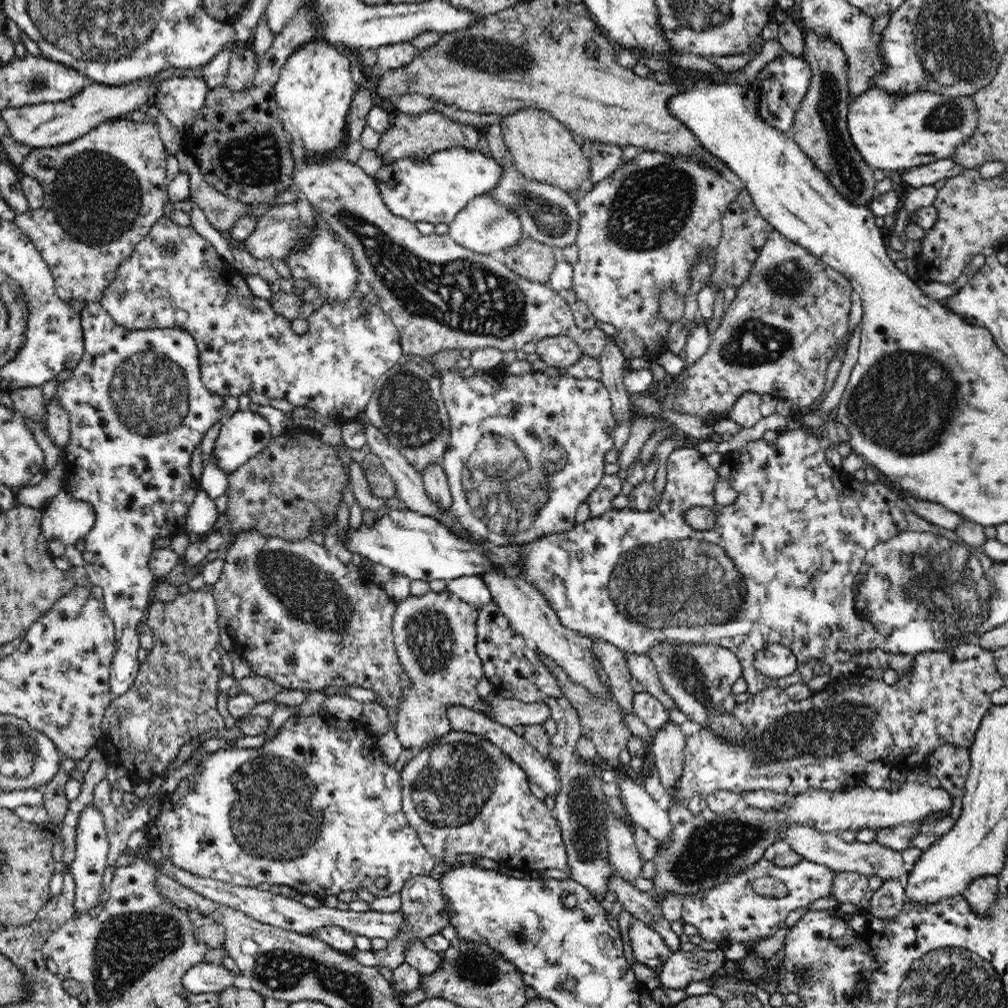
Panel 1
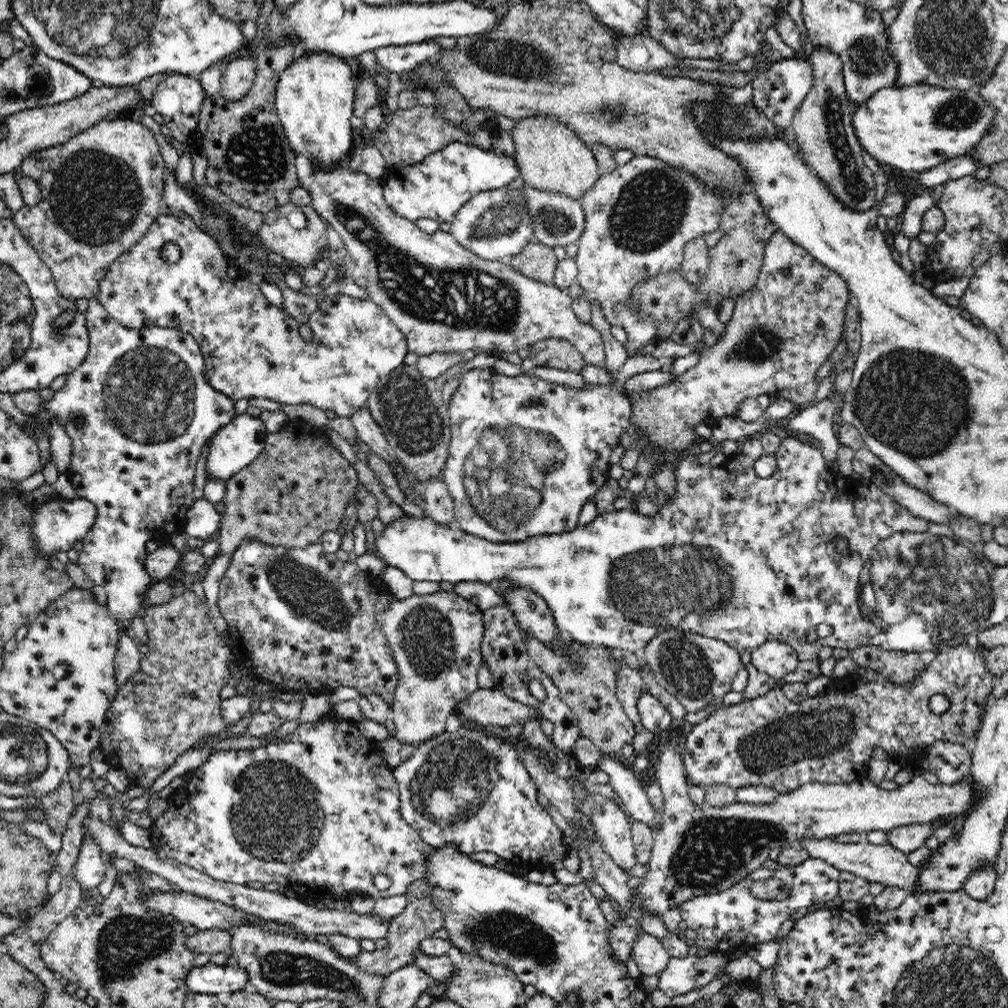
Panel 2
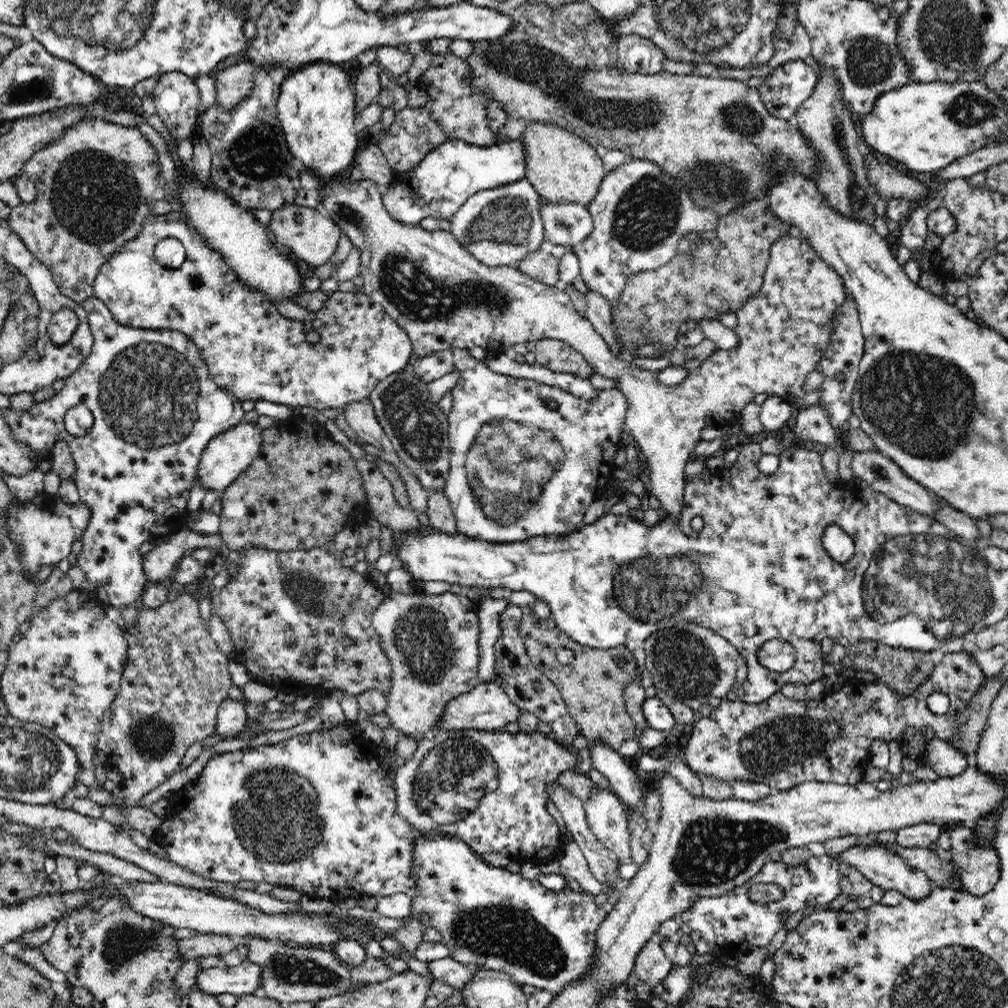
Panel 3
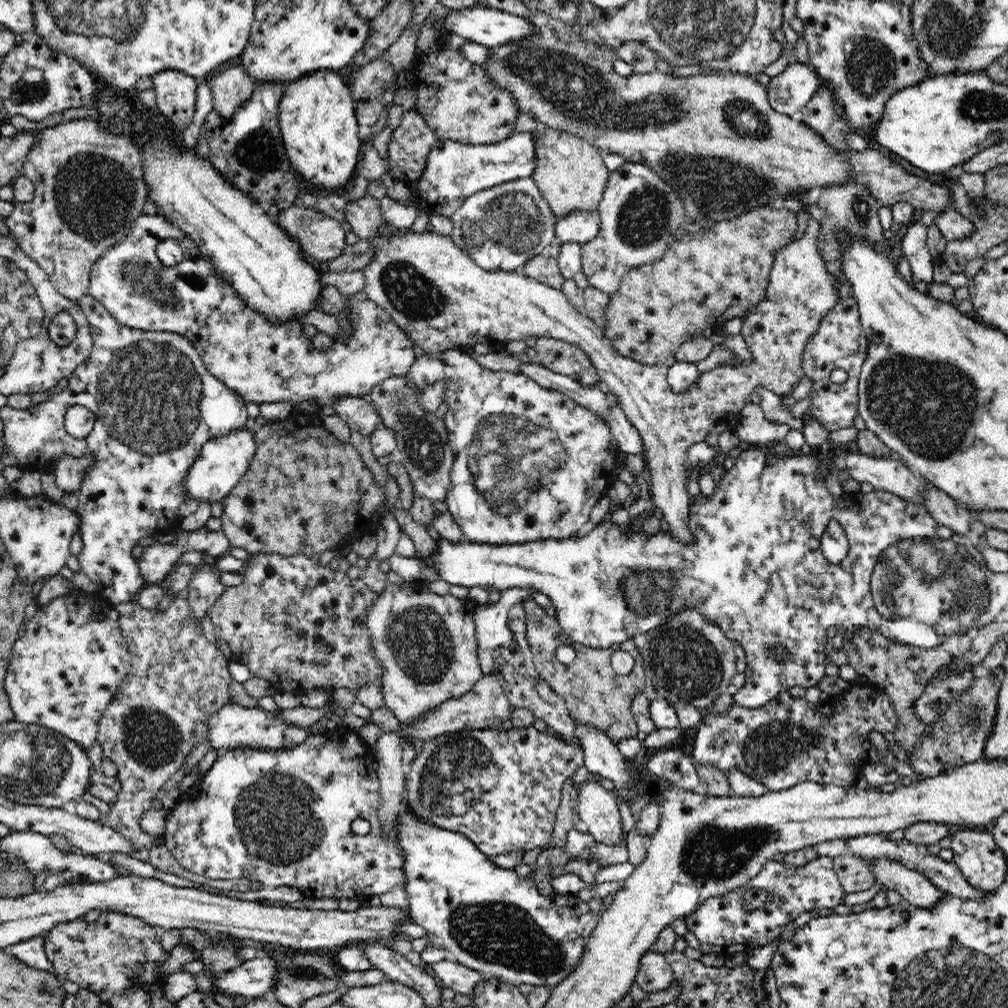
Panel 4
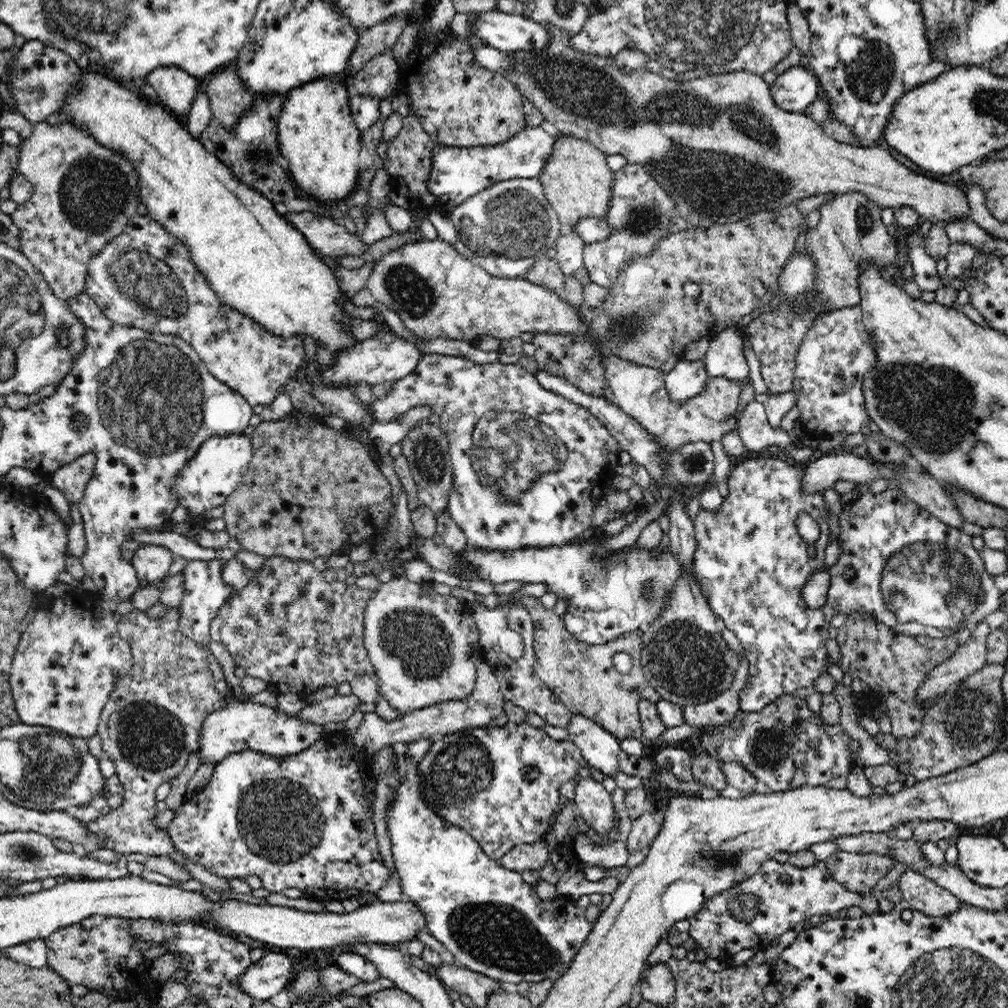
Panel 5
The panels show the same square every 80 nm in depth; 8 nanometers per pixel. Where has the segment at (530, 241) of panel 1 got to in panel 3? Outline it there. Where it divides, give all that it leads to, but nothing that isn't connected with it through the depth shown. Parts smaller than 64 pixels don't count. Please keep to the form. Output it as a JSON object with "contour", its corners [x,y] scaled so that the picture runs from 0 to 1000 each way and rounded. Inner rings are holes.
{"contour":[[[537,245],[514,260],[512,266],[544,284],[555,284],[555,257],[542,252]]]}

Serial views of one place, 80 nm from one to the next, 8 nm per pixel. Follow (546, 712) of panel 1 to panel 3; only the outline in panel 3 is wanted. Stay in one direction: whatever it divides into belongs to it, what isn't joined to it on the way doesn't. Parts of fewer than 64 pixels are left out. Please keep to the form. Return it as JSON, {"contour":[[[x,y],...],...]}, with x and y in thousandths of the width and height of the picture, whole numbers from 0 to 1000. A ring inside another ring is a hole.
{"contour":[[[490,676],[475,677],[466,687],[449,692],[442,698],[440,708],[433,720],[435,724],[444,723],[476,723],[482,725],[499,724],[506,716],[513,716],[516,712],[517,702],[510,698],[501,685],[496,683]]]}

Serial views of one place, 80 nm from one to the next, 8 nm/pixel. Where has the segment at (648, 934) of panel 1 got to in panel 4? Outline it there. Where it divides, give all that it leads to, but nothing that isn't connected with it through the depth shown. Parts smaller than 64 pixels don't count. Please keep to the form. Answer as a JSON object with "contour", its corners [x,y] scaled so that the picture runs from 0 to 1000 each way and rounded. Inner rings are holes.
{"contour":[[[648,940],[639,945],[635,951],[630,973],[643,986],[662,981],[669,973],[667,959],[661,954],[660,947]]]}

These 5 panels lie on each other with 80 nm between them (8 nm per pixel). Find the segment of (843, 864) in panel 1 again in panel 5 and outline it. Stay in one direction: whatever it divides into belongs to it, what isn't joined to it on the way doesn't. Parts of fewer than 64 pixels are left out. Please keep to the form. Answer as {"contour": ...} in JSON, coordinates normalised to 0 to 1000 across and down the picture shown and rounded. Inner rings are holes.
{"contour":[[[900,862],[888,876],[892,879],[897,892],[909,903],[924,910],[941,908],[954,897],[943,885],[903,862]]]}

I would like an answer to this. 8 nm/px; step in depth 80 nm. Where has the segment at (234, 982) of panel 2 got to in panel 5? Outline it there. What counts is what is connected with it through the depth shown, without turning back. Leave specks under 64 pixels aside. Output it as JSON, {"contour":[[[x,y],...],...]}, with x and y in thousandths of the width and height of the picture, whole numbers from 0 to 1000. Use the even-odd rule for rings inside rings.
{"contour":[[[273,941],[249,956],[244,966],[236,972],[236,977],[250,987],[255,994],[268,993],[280,982],[284,982],[296,953]]]}

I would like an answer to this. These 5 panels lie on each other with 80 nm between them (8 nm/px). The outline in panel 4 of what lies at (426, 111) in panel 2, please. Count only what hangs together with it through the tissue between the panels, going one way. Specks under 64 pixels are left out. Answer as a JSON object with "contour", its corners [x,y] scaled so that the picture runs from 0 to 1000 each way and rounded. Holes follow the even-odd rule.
{"contour":[[[412,109],[400,111],[399,121],[388,133],[385,167],[397,180],[410,182],[419,175],[425,152],[436,137]]]}

